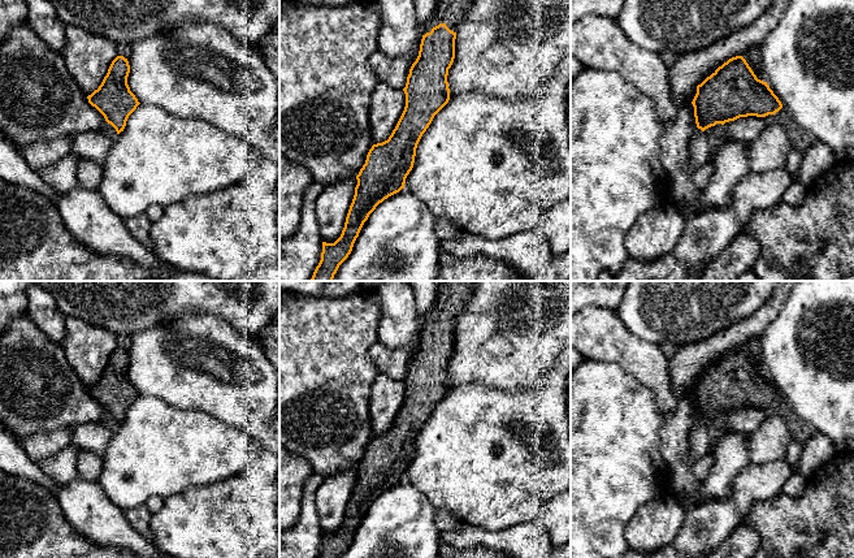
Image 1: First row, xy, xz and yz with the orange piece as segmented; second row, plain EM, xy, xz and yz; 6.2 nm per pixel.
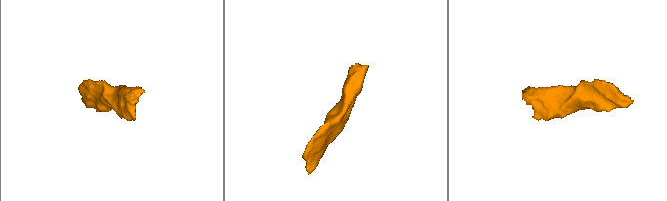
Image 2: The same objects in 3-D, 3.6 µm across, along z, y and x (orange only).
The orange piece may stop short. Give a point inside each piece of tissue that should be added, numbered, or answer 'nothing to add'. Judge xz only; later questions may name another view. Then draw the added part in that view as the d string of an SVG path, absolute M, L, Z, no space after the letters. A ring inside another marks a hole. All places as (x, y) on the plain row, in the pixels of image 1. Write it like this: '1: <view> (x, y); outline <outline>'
1: xz (451, 298); outline M441 281L432 307L422 316L422 326L433 319L445 315L456 324L463 310L467 307L473 281Z

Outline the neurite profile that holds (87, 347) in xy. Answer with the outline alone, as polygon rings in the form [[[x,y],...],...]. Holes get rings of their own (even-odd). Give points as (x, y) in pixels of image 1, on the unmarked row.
[[[65,319],[65,358],[77,376],[88,388],[99,380],[112,352],[117,349],[116,336],[81,319]]]

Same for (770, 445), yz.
[[[767,416],[764,423],[747,434],[749,458],[753,463],[768,463],[785,459],[788,446],[793,441],[785,416]]]

